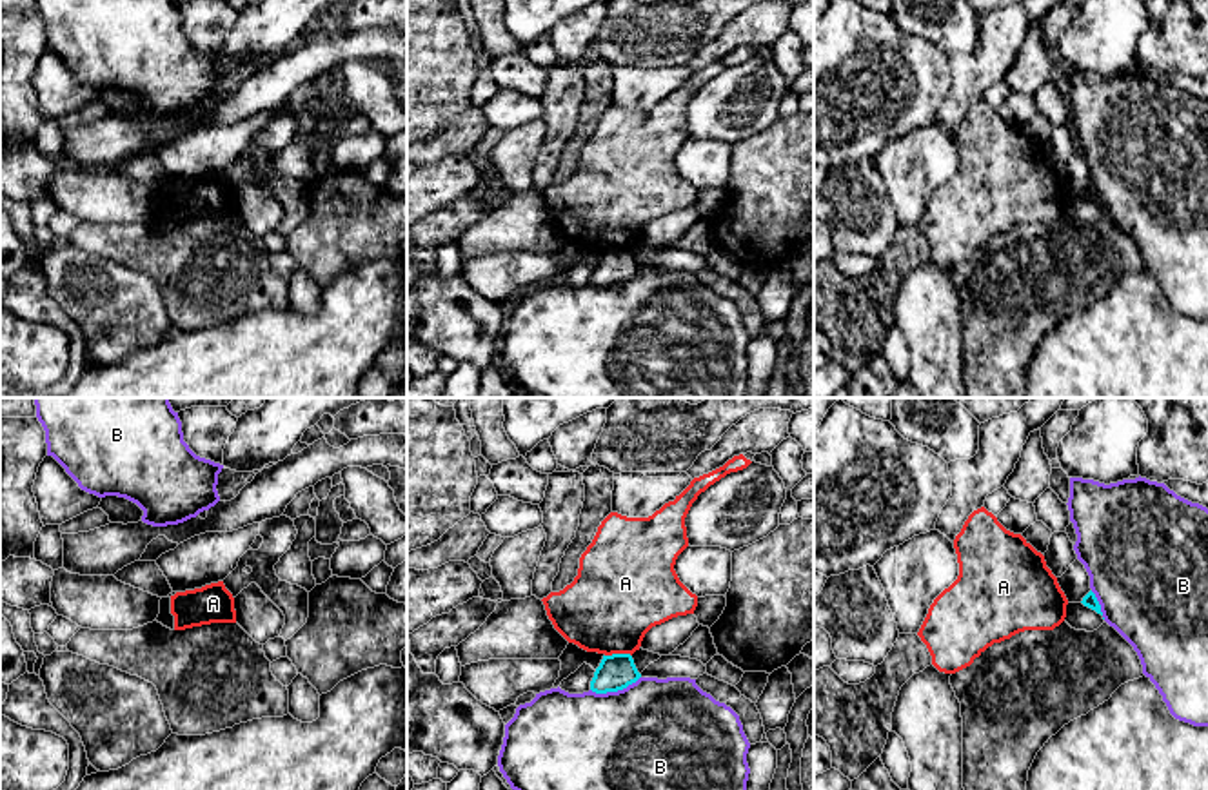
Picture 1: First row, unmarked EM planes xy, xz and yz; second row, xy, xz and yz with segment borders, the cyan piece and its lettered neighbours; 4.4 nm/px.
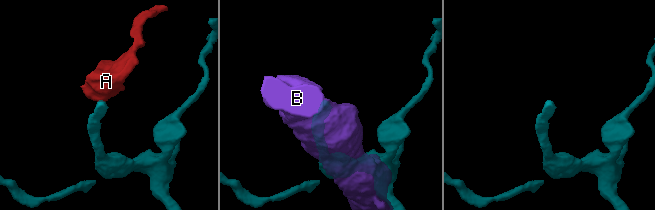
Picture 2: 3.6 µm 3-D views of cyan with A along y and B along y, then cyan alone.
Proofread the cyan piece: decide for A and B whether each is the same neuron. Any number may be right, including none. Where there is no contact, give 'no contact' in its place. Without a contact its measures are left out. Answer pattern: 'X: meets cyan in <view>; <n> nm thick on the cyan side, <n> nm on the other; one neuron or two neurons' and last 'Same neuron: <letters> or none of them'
A: meets cyan in xz; 160 nm thick on the cyan side, 400 nm on the other; two neurons
B: meets cyan in xz; 160 nm thick on the cyan side, 500 nm on the other; two neurons
Same neuron: none of them

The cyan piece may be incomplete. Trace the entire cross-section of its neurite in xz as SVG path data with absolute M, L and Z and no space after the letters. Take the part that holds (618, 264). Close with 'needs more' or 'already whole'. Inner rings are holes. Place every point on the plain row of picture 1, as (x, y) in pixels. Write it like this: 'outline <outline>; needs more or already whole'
outline M630 247L603 249L590 274L596 287L618 285L641 271Z; already whole

